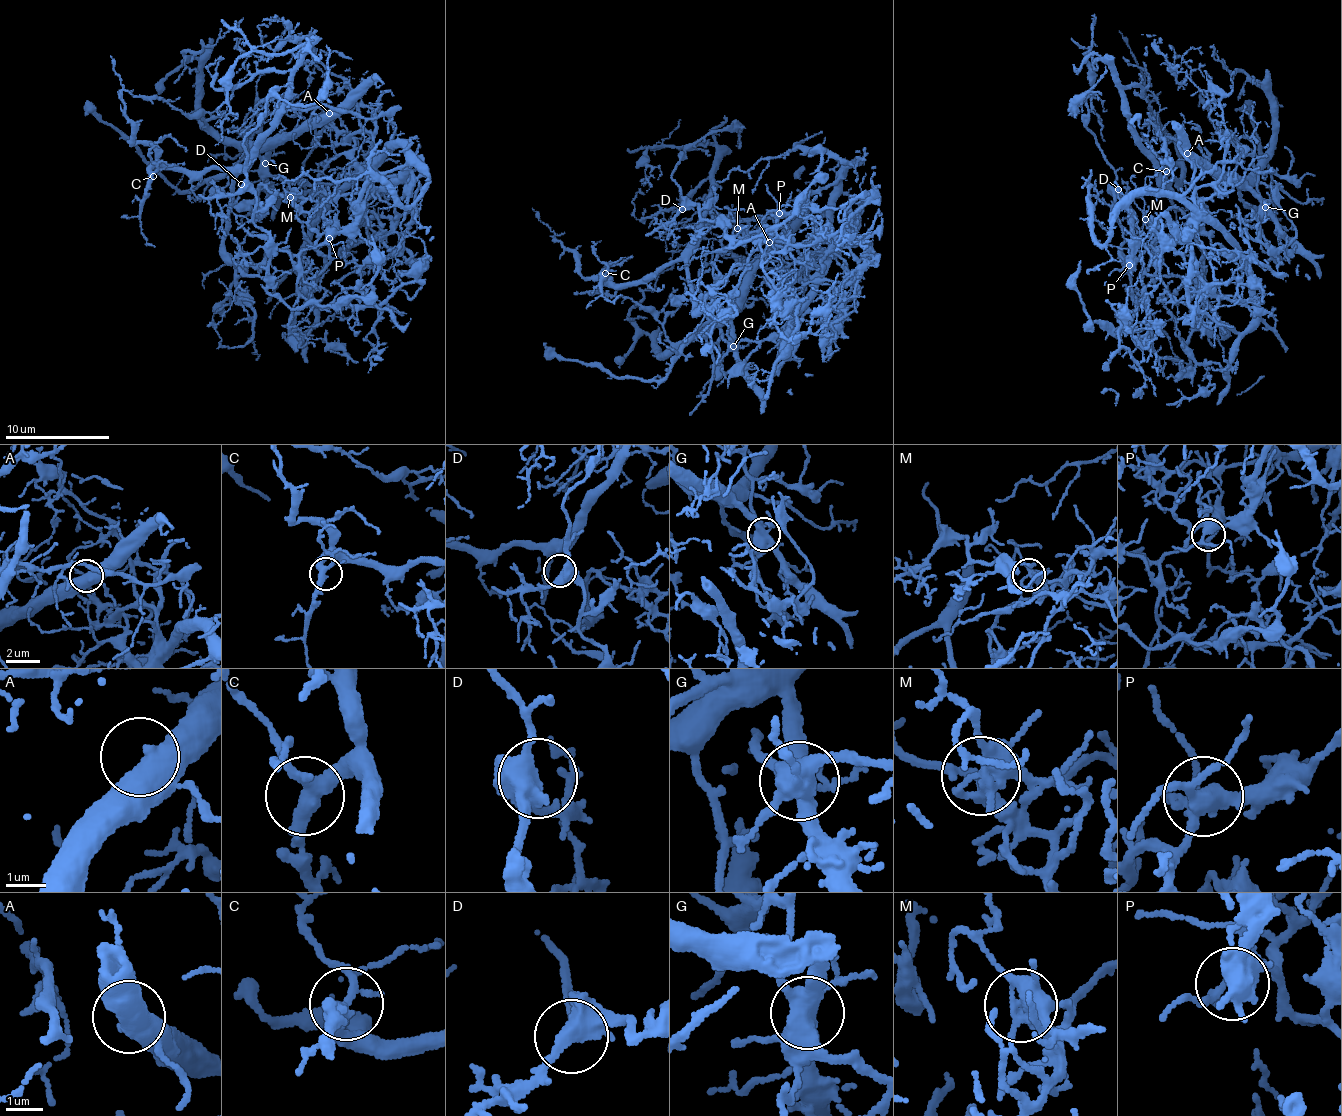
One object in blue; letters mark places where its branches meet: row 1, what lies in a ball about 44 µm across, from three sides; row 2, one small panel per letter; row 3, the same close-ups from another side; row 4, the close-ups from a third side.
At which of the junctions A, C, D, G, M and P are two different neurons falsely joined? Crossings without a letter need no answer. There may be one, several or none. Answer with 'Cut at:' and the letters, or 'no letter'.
Cut at: G, M

